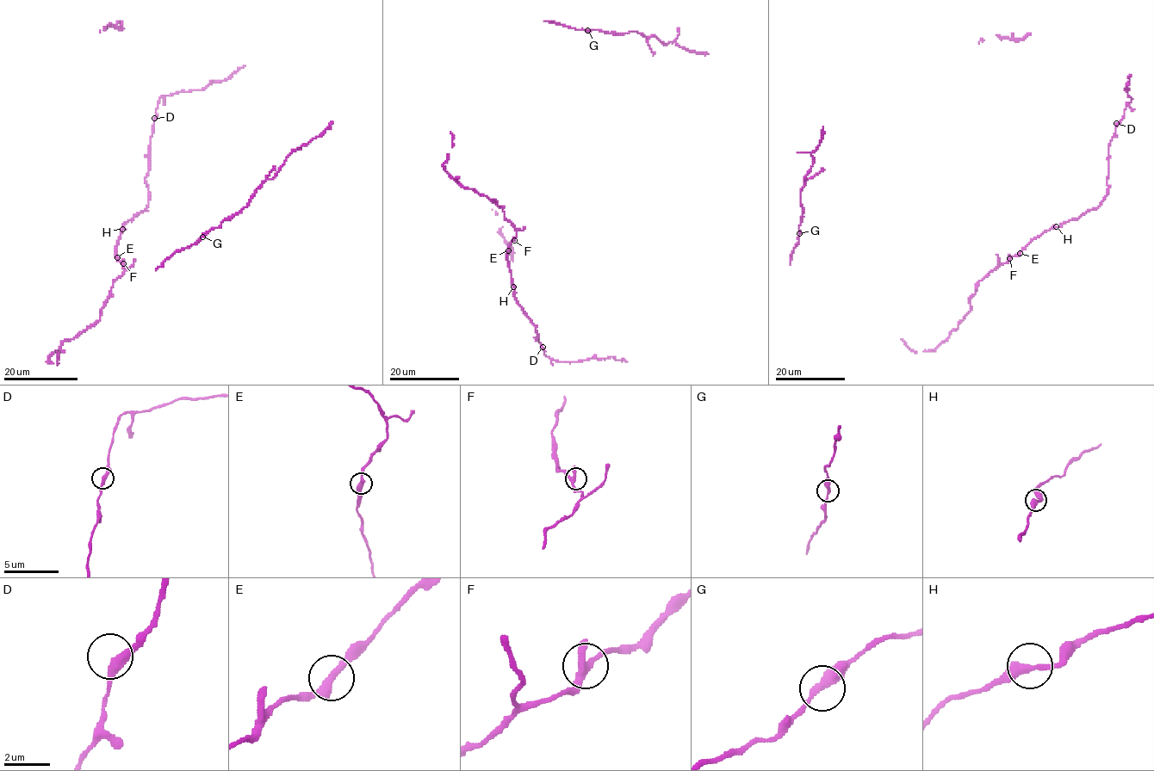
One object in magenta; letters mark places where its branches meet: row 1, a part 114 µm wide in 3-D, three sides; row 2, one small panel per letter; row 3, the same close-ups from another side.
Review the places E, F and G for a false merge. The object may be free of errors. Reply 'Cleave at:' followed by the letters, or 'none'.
Cleave at: none

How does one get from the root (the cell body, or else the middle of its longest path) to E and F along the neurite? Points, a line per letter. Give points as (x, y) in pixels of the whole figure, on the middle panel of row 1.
E: (479, 193), (493, 202), (496, 201), (504, 211), (505, 218), (516, 231), (516, 237), (508, 250)
F: (479, 193), (493, 202), (495, 200), (504, 211), (505, 218), (516, 231), (514, 240)

